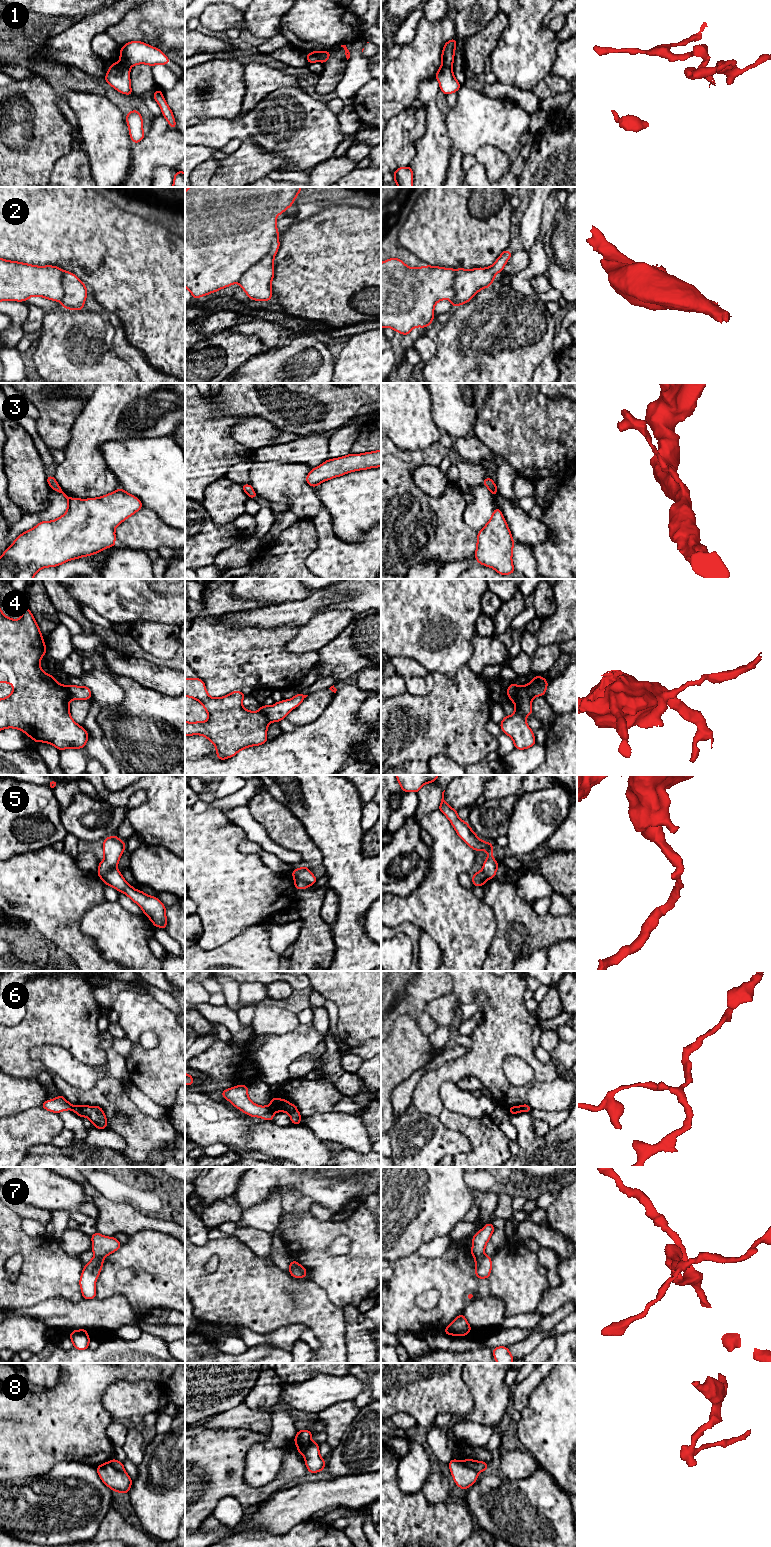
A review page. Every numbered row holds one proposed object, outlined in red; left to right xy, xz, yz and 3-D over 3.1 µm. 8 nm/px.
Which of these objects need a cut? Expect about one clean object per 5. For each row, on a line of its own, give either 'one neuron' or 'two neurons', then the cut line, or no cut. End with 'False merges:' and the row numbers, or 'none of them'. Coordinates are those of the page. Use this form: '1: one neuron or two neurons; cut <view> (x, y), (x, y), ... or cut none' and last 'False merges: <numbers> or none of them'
1: two neurons; cut xy (119, 61), (129, 68)
2: two neurons; cut xz (277, 239), (272, 244), (270, 250), (251, 266), (237, 282)
3: one neuron; cut none
4: two neurons; cut yz (518, 686), (516, 697), (513, 701)
5: two neurons; cut xy (115, 867), (99, 876)
6: two neurons; cut xz (268, 1106), (274, 1112)
7: two neurons; cut yz (483, 1253), (475, 1258)
8: two neurons; cut yz (463, 1460), (466, 1465), (478, 1472)
False merges: 1, 2, 4, 5, 6, 7, 8

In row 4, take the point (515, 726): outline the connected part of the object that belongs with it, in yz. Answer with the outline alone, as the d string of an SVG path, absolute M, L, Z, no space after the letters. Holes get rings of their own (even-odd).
M543 676L532 677L527 685L518 686L516 698L513 701L515 711L511 716L505 716L500 723L502 732L507 734L519 750L528 749L536 740L534 732L526 722L526 717L532 715L532 700L537 696L544 696L548 681Z

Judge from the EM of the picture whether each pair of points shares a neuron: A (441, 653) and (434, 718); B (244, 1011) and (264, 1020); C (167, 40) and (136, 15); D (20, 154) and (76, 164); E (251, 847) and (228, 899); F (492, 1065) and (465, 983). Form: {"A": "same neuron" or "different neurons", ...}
{"A": "different neurons", "B": "different neurons", "C": "different neurons", "D": "different neurons", "E": "different neurons", "F": "same neuron"}

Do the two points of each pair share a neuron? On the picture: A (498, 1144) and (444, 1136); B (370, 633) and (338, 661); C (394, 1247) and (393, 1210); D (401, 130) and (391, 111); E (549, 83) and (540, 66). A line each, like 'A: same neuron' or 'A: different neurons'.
A: different neurons
B: same neuron
C: same neuron
D: different neurons
E: different neurons

